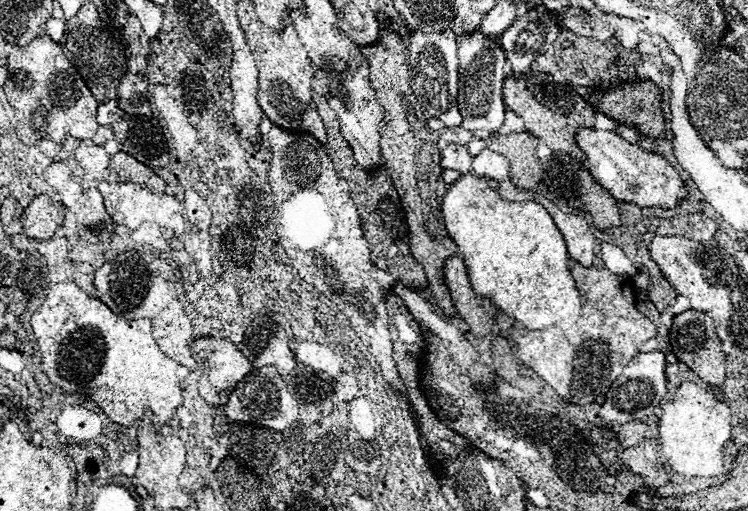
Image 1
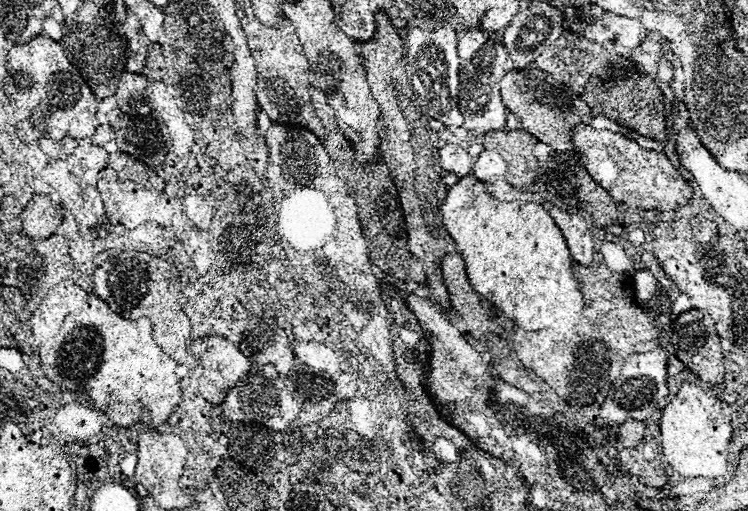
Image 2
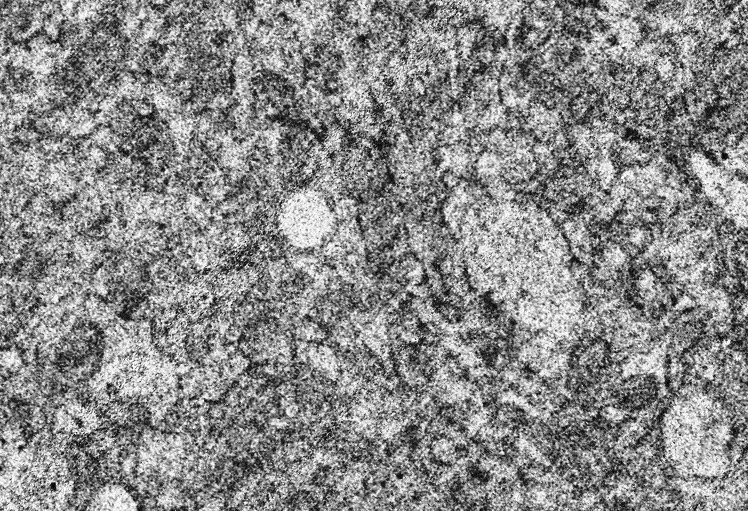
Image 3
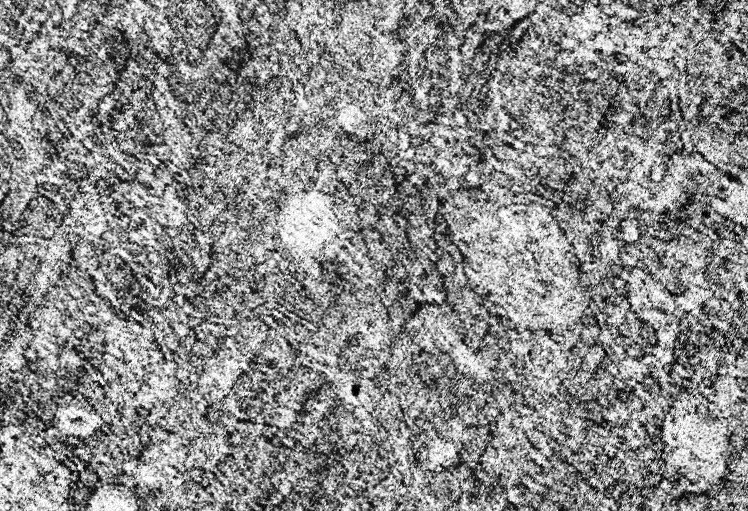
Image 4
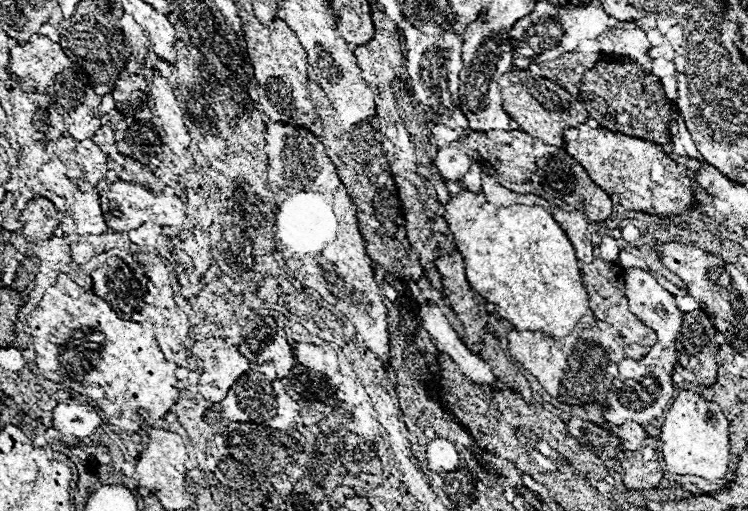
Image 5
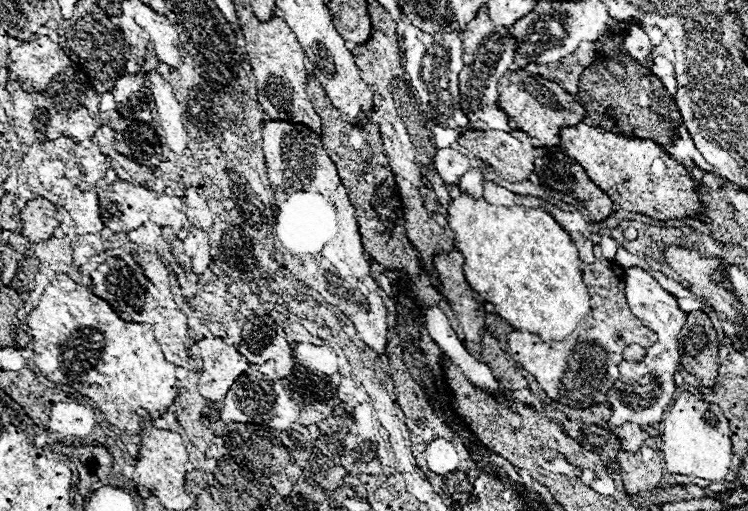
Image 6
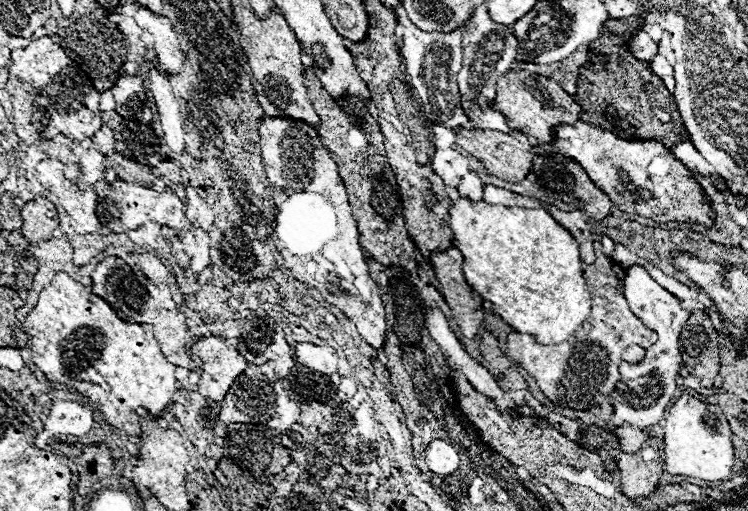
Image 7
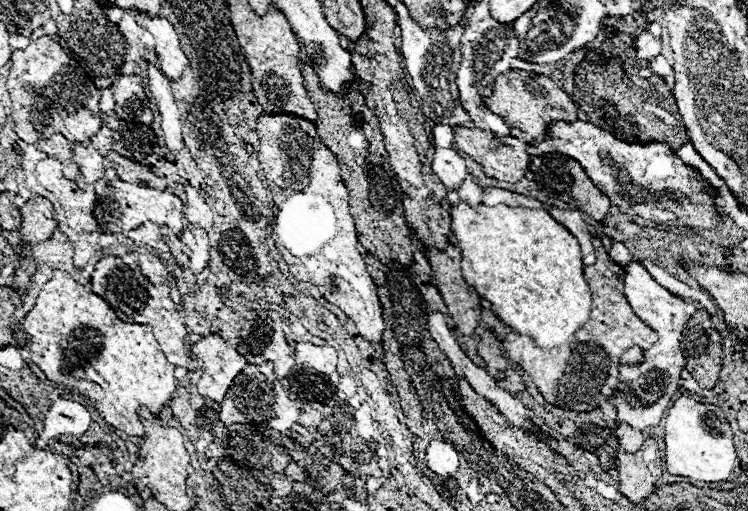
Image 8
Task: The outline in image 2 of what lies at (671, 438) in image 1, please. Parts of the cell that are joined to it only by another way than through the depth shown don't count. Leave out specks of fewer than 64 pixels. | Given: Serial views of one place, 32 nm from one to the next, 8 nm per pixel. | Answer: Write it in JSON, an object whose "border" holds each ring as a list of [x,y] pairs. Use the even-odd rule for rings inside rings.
{"border":[[[686,382],[676,398],[668,402],[660,418],[660,444],[666,464],[682,476],[704,476],[720,480],[726,474],[726,448],[732,436],[730,420],[722,412],[722,402],[704,388]]]}

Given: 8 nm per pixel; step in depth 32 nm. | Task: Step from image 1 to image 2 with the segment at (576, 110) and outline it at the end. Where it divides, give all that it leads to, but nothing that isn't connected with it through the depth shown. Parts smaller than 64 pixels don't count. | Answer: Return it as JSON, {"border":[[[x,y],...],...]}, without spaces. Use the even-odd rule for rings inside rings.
{"border":[[[530,70],[526,72],[508,72],[500,82],[500,92],[506,108],[514,112],[526,132],[548,144],[556,152],[572,152],[578,156],[576,148],[572,146],[572,130],[580,124],[592,124],[592,110],[588,104],[570,90],[570,86],[556,84],[548,76],[534,76]]]}

